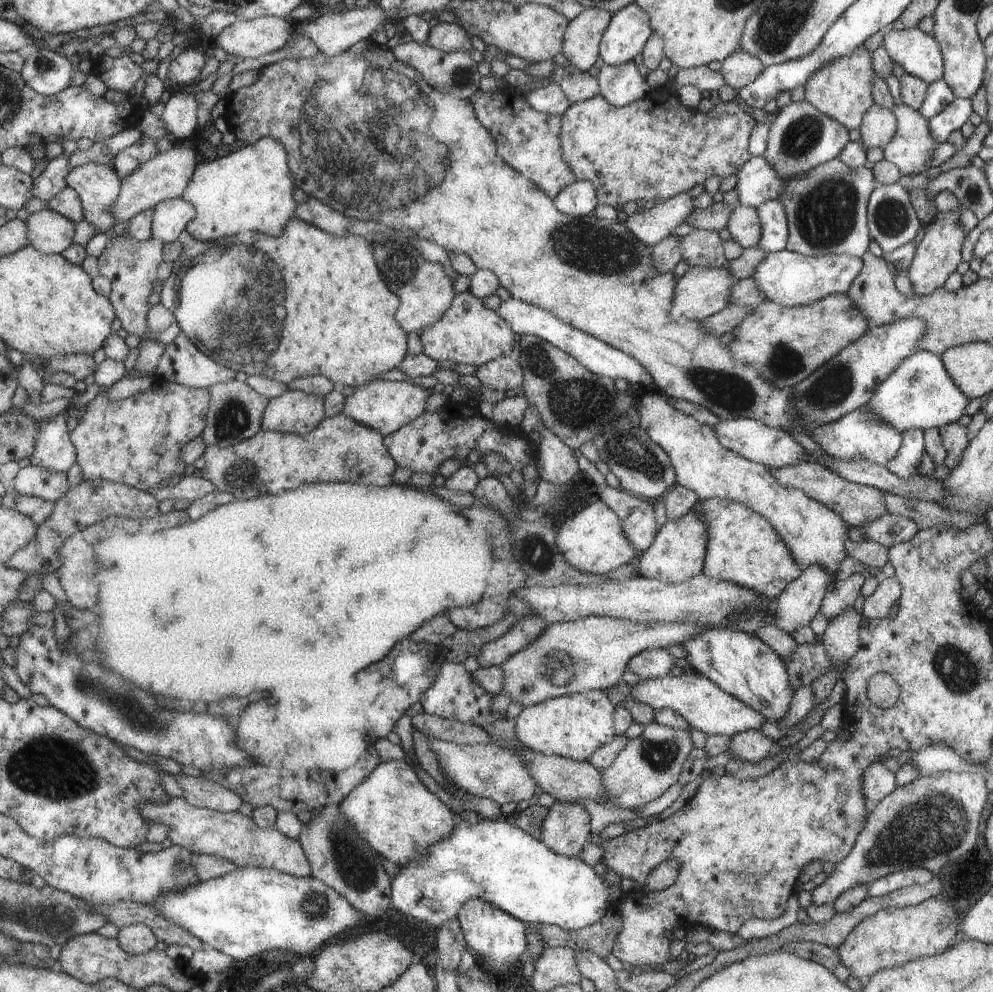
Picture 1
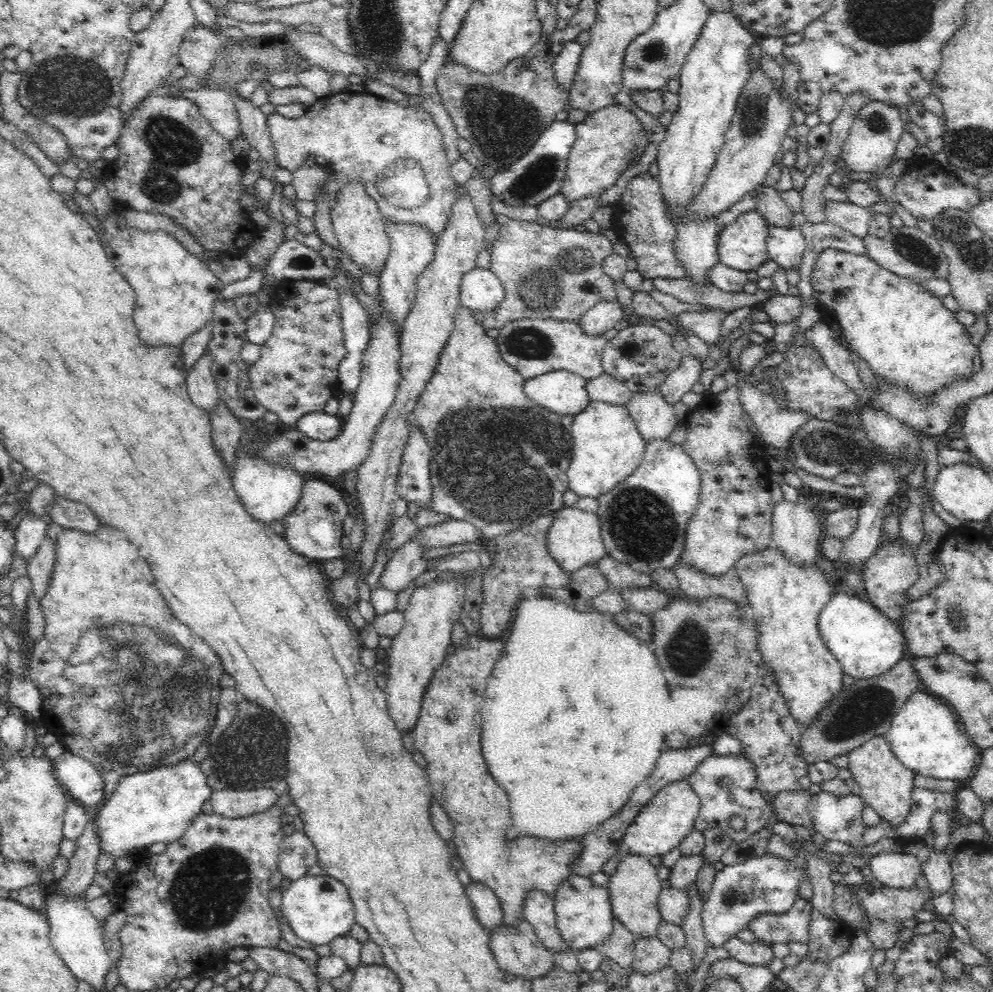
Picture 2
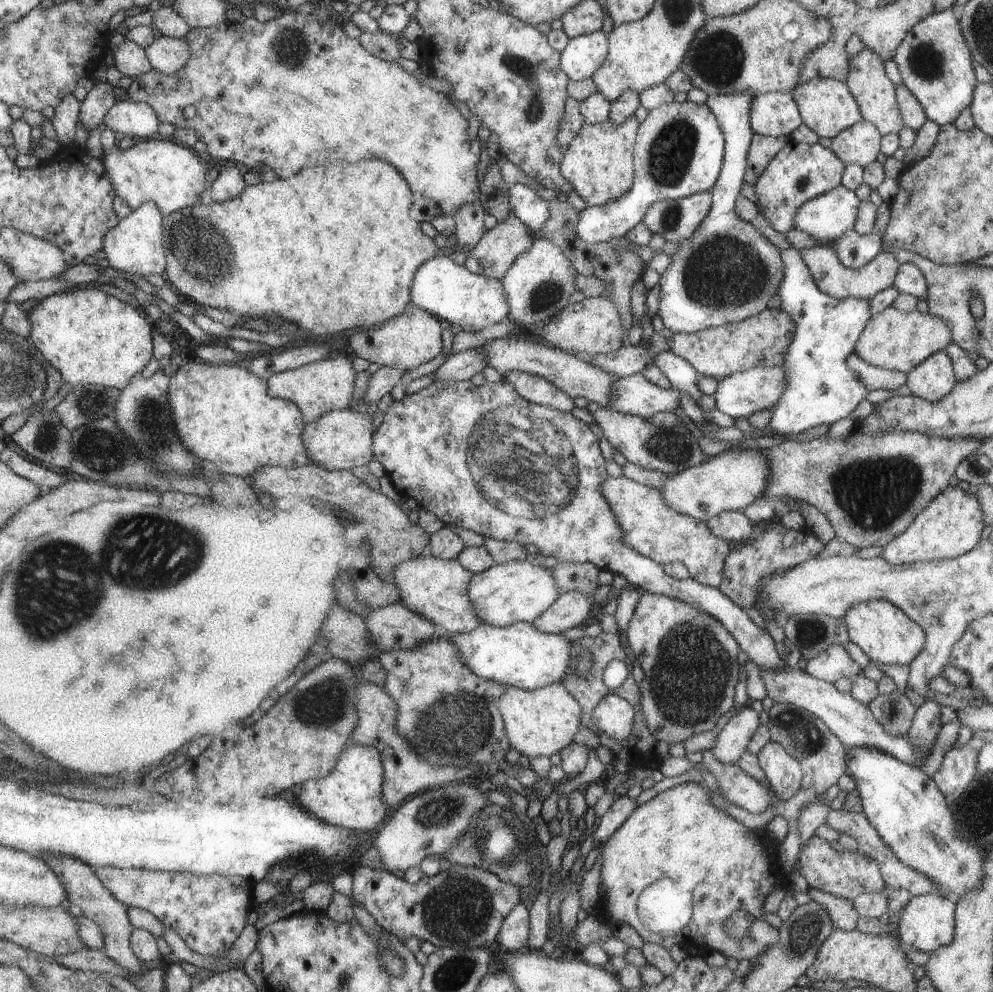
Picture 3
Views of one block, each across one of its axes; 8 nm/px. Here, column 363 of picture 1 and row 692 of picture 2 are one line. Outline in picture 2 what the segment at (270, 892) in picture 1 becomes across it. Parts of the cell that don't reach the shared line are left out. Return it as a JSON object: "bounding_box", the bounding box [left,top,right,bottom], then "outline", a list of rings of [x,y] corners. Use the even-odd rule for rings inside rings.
{"bounding_box":[883,691,976,781],"outline":[[[918,691],[905,700],[883,736],[890,743],[894,756],[915,774],[938,780],[964,781],[974,772],[976,752],[960,734],[957,722],[954,710],[941,698]]]}

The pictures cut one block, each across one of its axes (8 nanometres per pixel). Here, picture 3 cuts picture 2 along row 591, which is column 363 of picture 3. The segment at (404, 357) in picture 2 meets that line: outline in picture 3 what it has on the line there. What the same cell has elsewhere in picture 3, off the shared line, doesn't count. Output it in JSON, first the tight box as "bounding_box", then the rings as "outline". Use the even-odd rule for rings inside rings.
{"bounding_box":[349,304,441,371],"outline":[[[407,304],[399,316],[386,320],[386,323],[379,325],[379,328],[359,329],[357,332],[352,332],[349,347],[355,356],[364,358],[367,362],[379,364],[380,367],[389,366],[408,371],[439,354],[441,350],[439,332],[441,326],[433,314],[425,312],[423,308]]]}

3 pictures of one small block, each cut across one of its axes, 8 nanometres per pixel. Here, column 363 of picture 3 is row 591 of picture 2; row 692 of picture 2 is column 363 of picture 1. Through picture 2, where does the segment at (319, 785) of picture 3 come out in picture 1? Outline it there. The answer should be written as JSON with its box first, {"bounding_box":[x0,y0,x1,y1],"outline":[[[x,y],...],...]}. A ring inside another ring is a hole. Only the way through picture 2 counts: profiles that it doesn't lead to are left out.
{"bounding_box":[337,759,456,867],"outline":[[[405,759],[379,763],[355,788],[352,788],[337,805],[337,810],[348,823],[367,841],[376,853],[393,862],[397,867],[415,861],[415,856],[423,853],[430,845],[446,839],[456,825],[455,814],[439,802],[434,794],[423,788],[416,772]]]}

